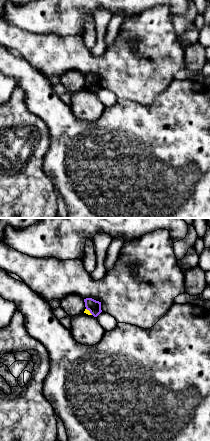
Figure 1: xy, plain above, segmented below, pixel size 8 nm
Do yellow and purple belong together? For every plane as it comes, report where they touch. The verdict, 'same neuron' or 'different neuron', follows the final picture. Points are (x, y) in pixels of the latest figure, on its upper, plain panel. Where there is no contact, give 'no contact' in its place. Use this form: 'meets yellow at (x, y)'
meets yellow at (89, 87)

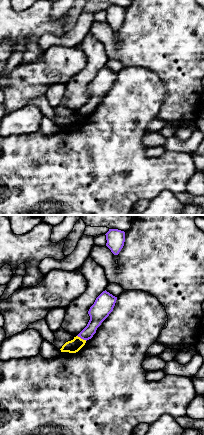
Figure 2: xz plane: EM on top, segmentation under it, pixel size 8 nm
meets yellow at (82, 115)

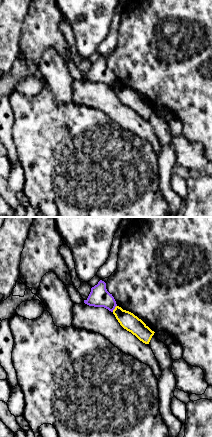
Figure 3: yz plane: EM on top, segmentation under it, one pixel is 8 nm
meets yellow at (115, 84)

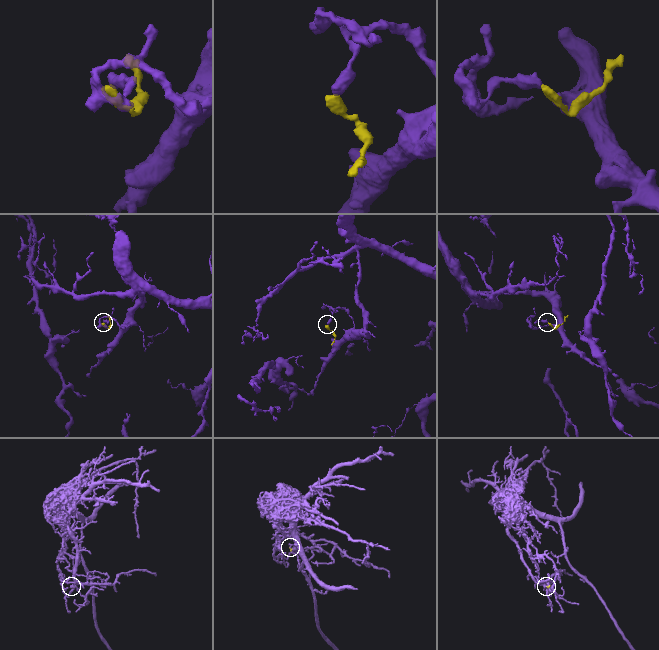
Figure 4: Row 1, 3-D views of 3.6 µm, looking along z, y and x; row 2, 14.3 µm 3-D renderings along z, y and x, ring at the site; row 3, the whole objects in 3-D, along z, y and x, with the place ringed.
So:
different neuron

